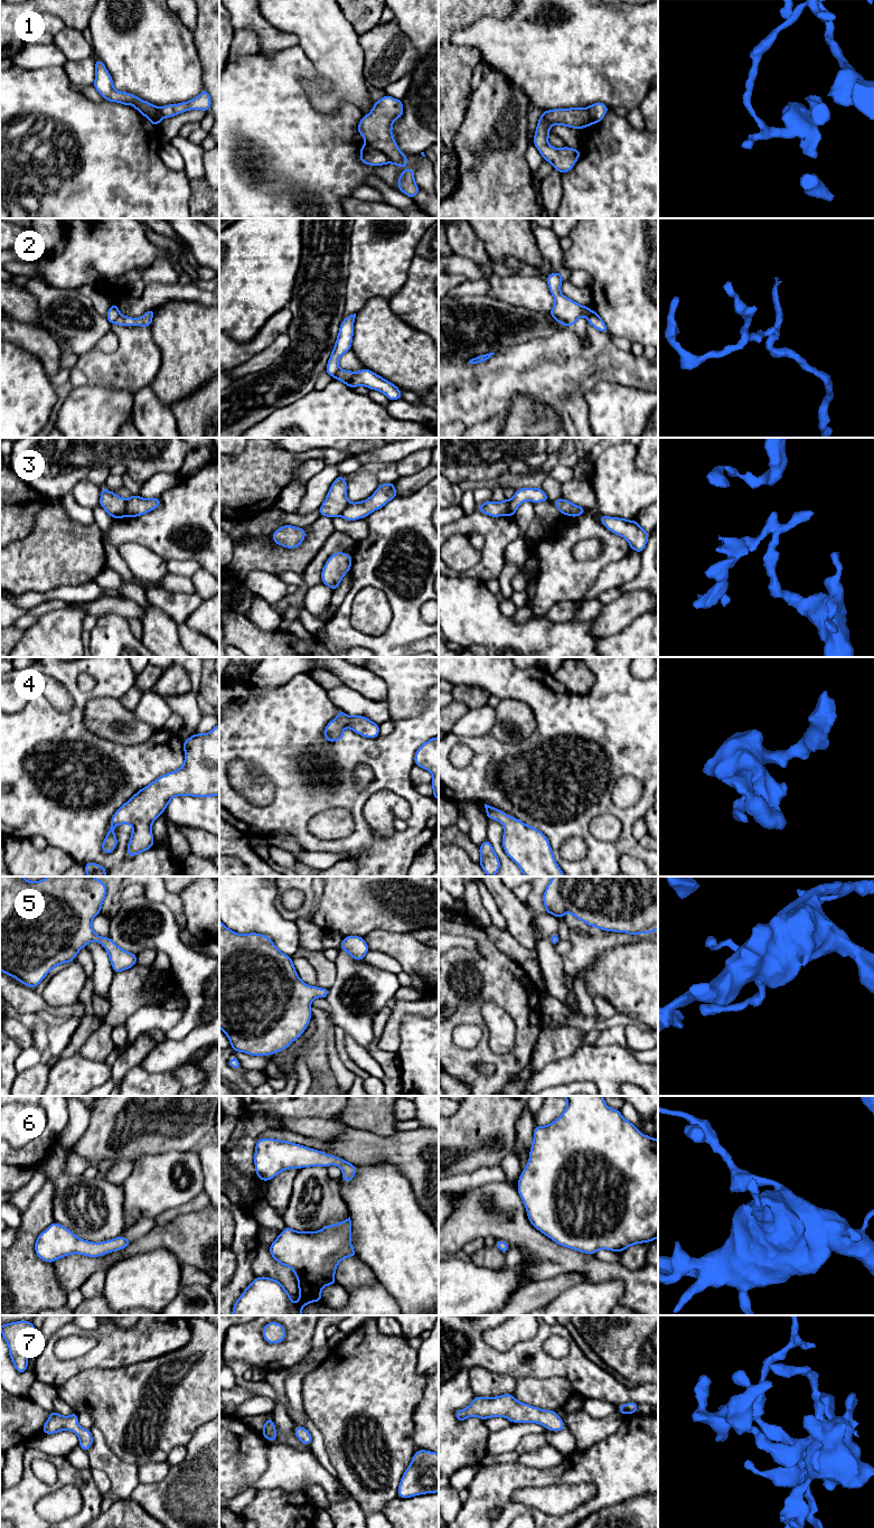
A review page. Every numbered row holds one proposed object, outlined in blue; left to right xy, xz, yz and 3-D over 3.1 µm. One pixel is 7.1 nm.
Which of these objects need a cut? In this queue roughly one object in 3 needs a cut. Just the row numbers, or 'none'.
1, 2, 3

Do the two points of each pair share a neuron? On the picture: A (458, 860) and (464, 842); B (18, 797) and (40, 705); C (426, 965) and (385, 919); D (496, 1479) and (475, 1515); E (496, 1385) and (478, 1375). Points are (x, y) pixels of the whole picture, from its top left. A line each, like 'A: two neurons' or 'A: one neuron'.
A: two neurons
B: one neuron
C: two neurons
D: one neuron
E: one neuron

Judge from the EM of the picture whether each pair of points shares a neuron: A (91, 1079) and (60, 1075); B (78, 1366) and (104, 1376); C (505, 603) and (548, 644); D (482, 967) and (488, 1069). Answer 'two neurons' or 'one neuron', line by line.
A: one neuron
B: two neurons
C: two neurons
D: two neurons

